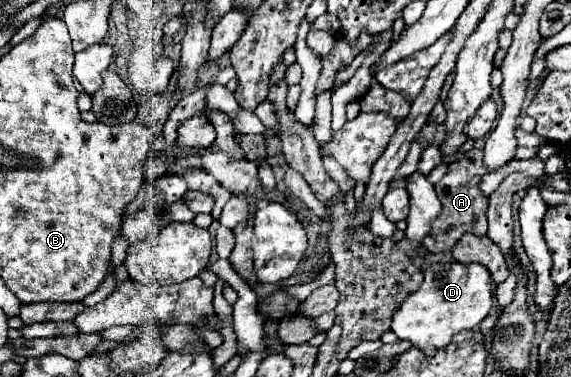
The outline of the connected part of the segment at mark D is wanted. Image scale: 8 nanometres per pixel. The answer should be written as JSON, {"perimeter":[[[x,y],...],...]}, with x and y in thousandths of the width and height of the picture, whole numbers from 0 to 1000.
{"perimeter":[[[762,695],[744,711],[744,743],[737,764],[699,812],[688,833],[685,875],[699,902],[720,907],[741,939],[758,944],[779,923],[793,891],[807,875],[828,875],[856,833],[863,806],[860,732],[842,700],[804,700],[804,695]]]}

